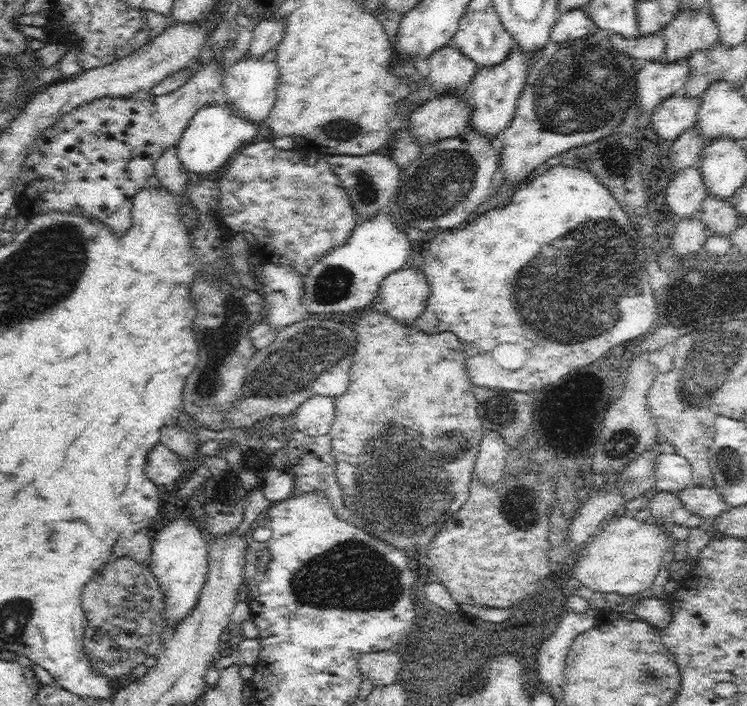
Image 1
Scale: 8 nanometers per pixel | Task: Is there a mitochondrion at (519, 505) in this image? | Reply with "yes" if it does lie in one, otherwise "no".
yes

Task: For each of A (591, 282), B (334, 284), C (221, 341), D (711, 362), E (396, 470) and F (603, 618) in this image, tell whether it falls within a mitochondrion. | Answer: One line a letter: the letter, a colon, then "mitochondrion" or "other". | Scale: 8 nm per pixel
A: mitochondrion
B: mitochondrion
C: mitochondrion
D: mitochondrion
E: mitochondrion
F: other

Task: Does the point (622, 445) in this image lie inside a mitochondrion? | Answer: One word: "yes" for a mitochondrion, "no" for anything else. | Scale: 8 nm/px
yes

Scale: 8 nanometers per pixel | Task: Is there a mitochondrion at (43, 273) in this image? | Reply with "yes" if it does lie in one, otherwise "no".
yes

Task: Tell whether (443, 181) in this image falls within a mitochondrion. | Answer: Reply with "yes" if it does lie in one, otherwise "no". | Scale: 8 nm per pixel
yes

